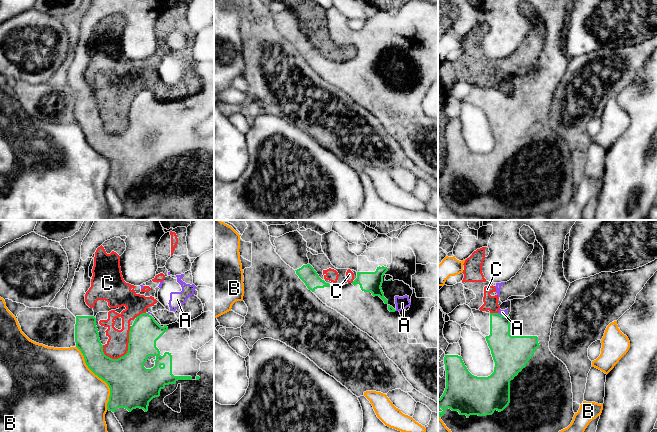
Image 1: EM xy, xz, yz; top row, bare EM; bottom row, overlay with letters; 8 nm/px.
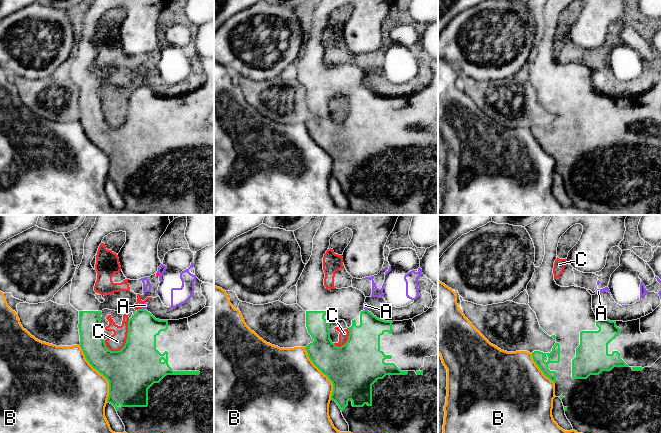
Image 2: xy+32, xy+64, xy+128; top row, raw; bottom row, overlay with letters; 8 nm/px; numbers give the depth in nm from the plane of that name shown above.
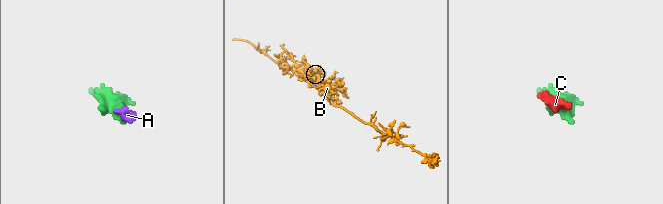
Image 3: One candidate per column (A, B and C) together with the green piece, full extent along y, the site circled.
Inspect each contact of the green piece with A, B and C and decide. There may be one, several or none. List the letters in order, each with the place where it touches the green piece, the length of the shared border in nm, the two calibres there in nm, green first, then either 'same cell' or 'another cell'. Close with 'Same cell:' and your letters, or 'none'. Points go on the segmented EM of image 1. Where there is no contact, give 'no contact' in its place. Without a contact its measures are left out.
A: meets green in yz at (502, 315); contact 80 nm long; 220 nm thick on the green side, 50 nm on the other; another cell
B: meets green in xy at (100, 377); contact 550 nm long; 340 nm thick on the green side, 480 nm on the other; another cell
C: meets green in xy at (128, 349); contact 320 nm long; 320 nm thick on the green side, 180 nm on the other; another cell
Same cell: none

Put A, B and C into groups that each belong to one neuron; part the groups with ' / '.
A C / B

